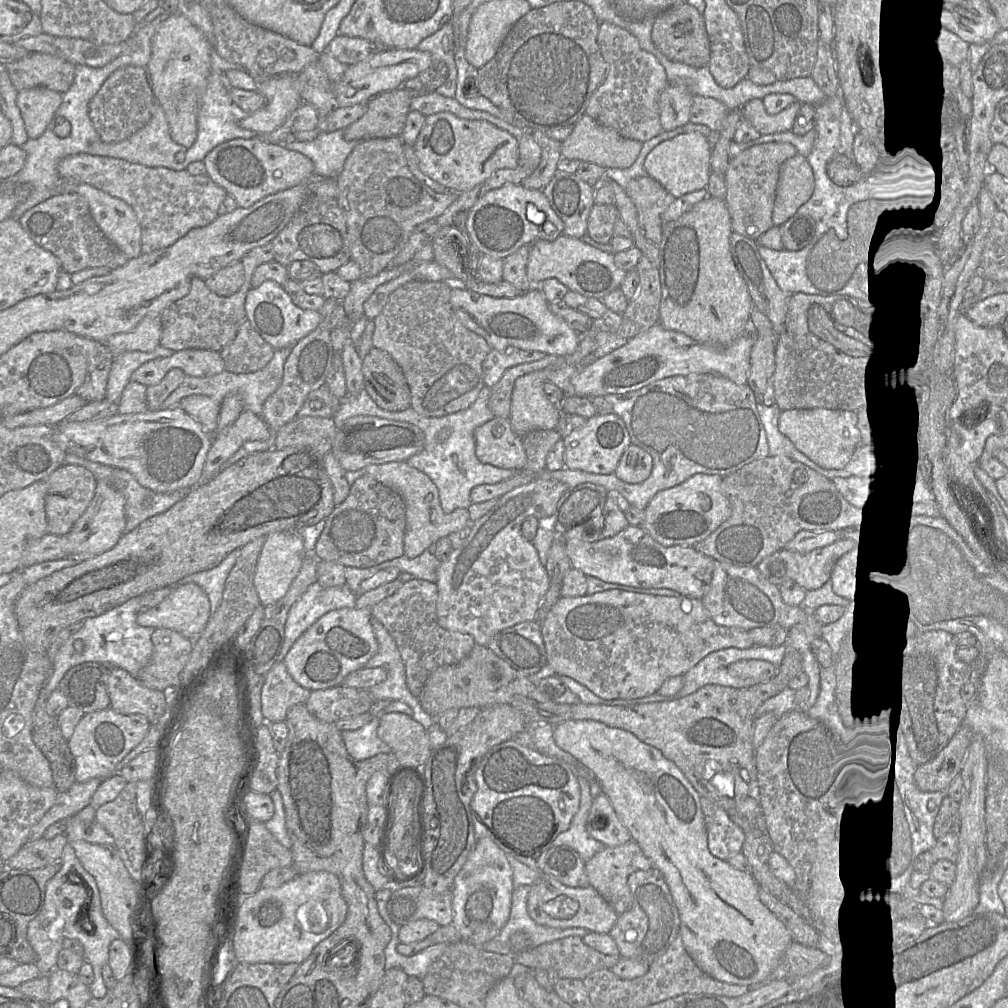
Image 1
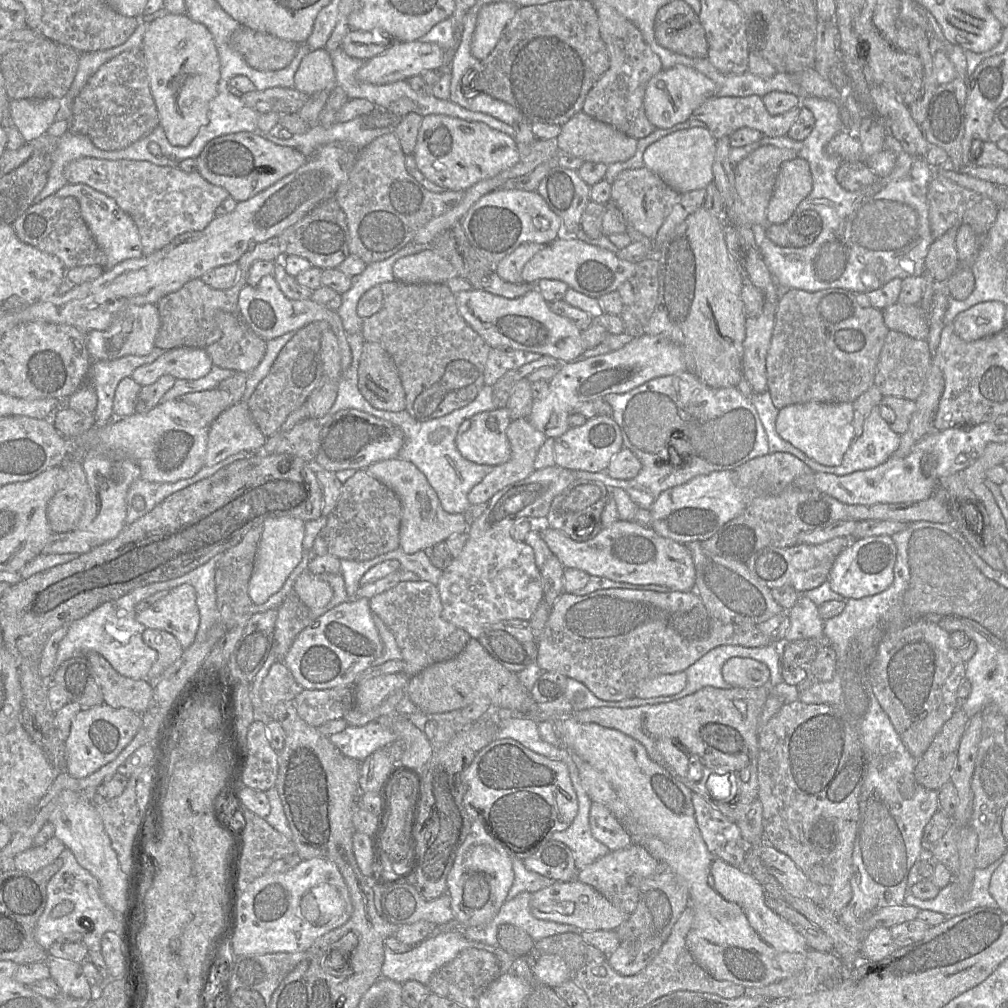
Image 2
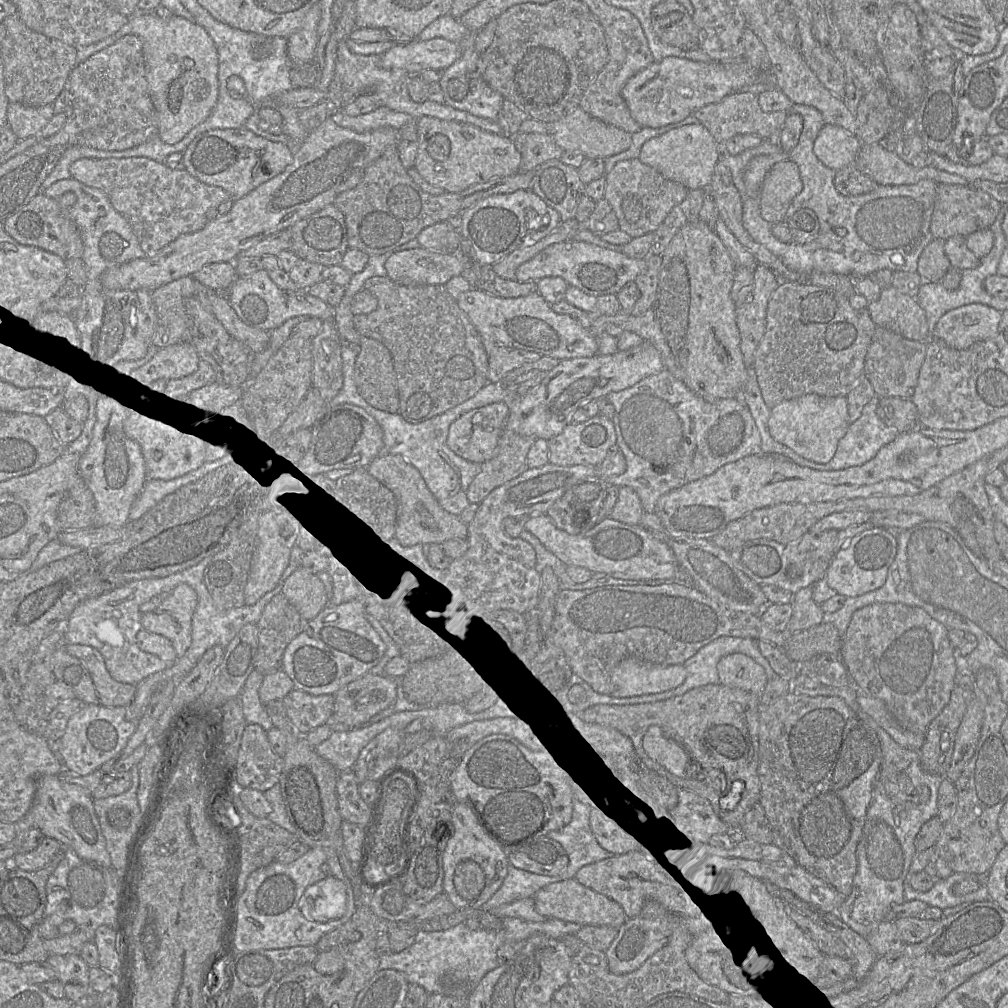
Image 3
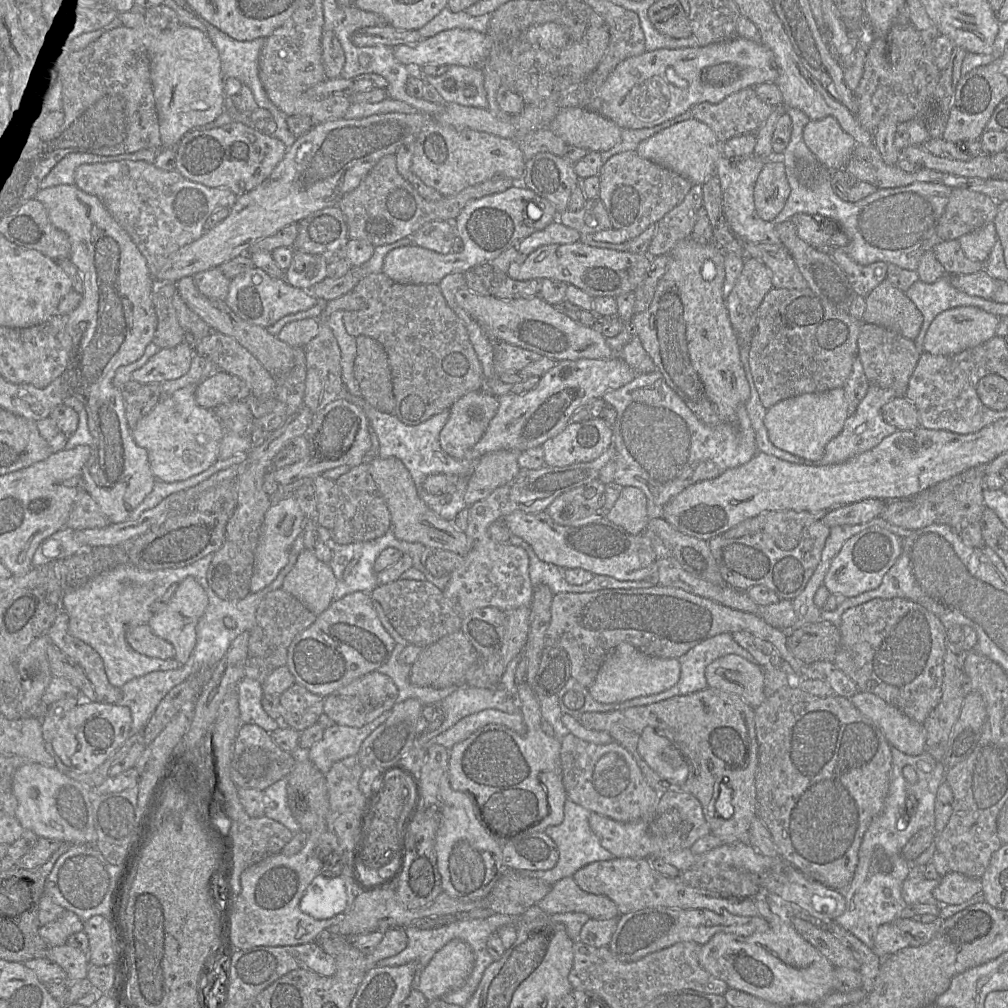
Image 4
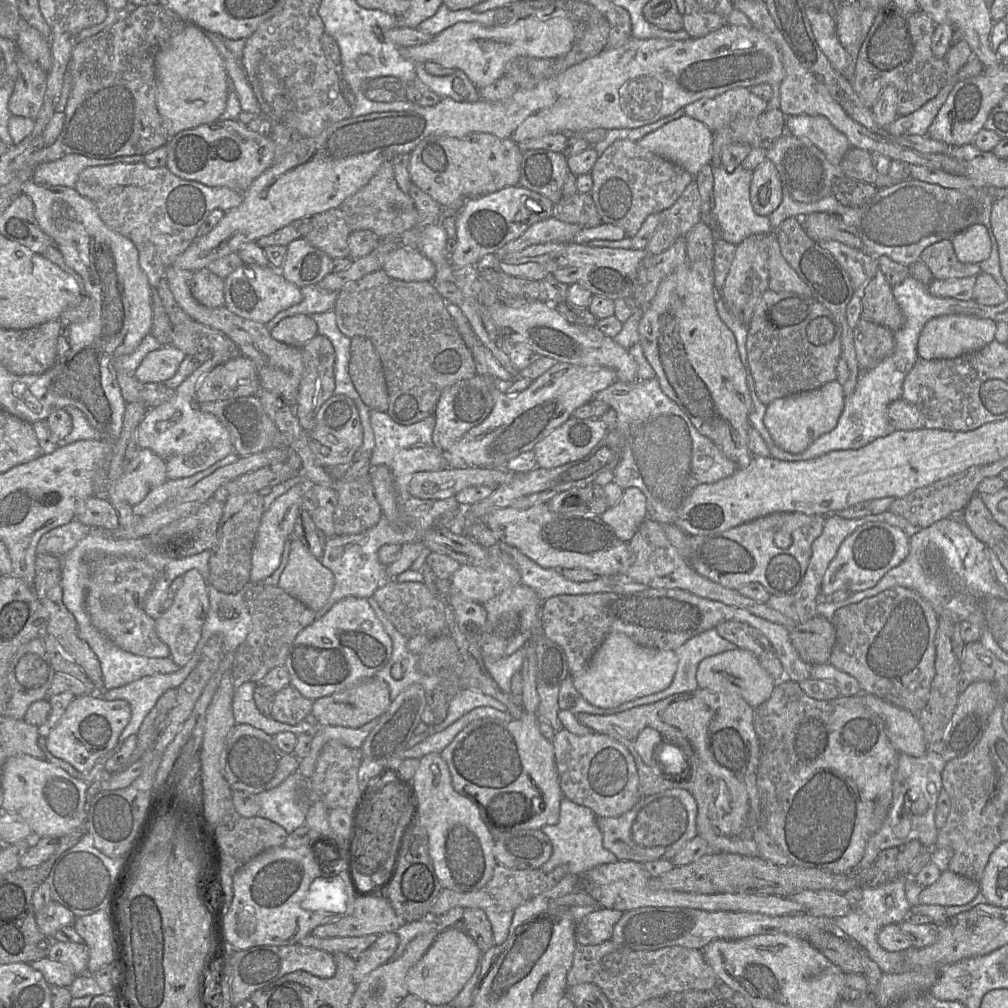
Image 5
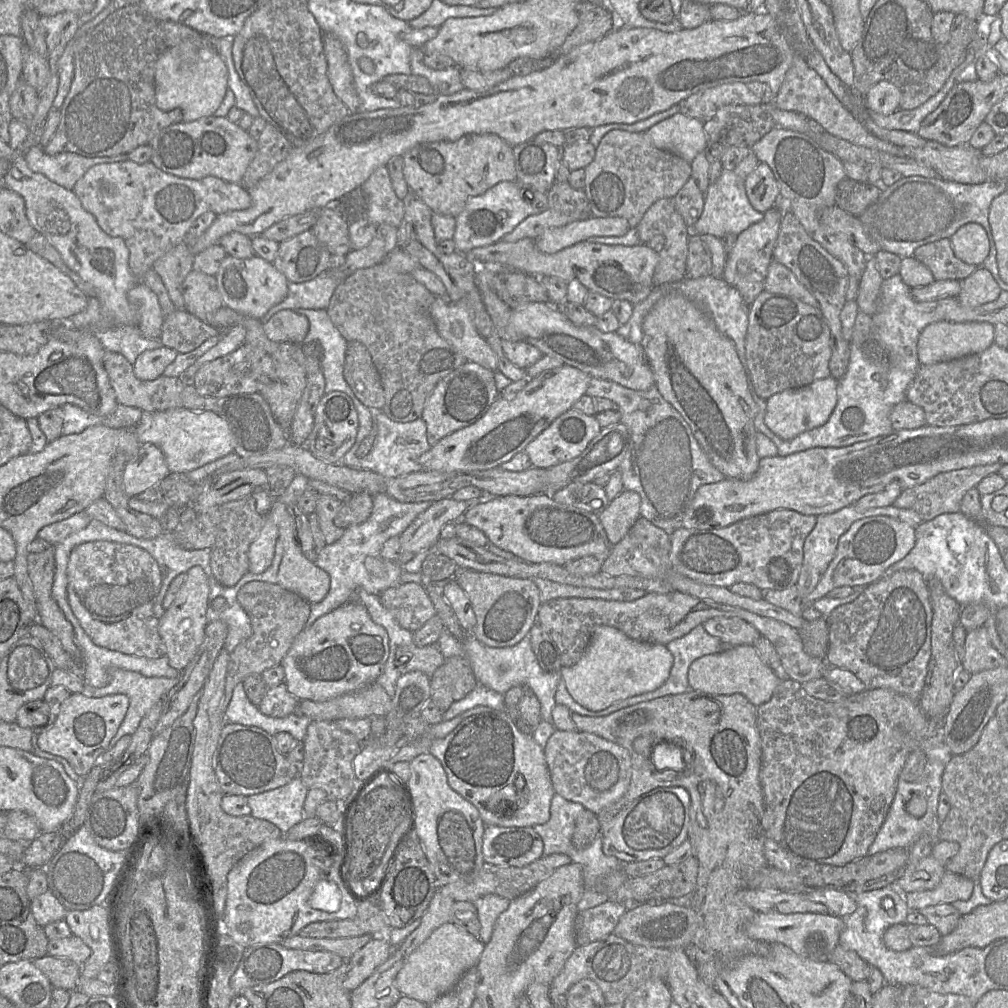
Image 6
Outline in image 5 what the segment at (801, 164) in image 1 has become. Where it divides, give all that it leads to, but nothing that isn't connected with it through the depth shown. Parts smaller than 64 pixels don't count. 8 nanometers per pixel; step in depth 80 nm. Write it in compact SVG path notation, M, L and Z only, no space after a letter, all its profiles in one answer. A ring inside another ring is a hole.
M766 159L753 171L750 200L754 211L761 216L770 216L782 202L783 188L775 164Z

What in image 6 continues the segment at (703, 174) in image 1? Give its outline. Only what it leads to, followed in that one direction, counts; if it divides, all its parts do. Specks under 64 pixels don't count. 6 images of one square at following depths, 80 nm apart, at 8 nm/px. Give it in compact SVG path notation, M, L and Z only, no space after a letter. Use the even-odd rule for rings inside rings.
M681 112L653 125L644 133L647 141L656 148L677 155L689 163L705 151L707 144L703 122Z

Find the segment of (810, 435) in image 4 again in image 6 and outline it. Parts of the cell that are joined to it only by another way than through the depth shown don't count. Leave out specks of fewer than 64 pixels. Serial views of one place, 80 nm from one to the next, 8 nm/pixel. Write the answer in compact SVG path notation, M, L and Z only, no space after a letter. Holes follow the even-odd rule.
M829 376L809 385L787 389L772 395L766 400L765 424L774 434L785 440L824 425L837 404L837 385L838 381Z

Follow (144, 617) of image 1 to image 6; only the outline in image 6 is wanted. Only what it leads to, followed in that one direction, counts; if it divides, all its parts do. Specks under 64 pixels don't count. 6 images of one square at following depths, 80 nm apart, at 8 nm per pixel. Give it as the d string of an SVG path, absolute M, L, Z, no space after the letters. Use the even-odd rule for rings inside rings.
M200 566L191 567L172 605L159 618L158 632L166 646L169 664L180 672L188 666L204 640L209 592L208 579L203 569Z

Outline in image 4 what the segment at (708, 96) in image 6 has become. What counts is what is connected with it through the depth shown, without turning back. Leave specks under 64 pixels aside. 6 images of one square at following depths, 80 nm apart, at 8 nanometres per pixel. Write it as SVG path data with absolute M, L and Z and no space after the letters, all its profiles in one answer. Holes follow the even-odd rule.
M744 88L712 104L702 102L690 109L693 118L707 124L722 145L732 137L755 134L773 111L756 95L754 88Z

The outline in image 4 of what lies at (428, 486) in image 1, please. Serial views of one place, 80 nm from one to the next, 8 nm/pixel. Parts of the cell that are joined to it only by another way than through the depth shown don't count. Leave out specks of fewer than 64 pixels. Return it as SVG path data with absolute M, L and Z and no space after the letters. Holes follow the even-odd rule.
M375 457L370 463L370 474L376 483L391 516L393 534L399 540L421 543L427 549L447 550L465 556L470 550L465 532L458 530L453 522L441 518L419 497L414 480L404 465L396 457Z

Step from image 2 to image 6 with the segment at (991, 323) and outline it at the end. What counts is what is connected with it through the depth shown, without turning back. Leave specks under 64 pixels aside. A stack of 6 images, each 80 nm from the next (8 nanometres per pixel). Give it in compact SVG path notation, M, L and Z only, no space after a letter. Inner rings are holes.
M989 322L929 324L918 339L919 362L931 365L983 352L994 343L994 331Z

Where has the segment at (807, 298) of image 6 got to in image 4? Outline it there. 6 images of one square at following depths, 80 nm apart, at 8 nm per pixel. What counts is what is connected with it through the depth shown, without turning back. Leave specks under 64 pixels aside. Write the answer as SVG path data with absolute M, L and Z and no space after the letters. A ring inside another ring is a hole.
M743 242L746 256L760 260L772 272L775 288L808 289L809 284L783 244Z

